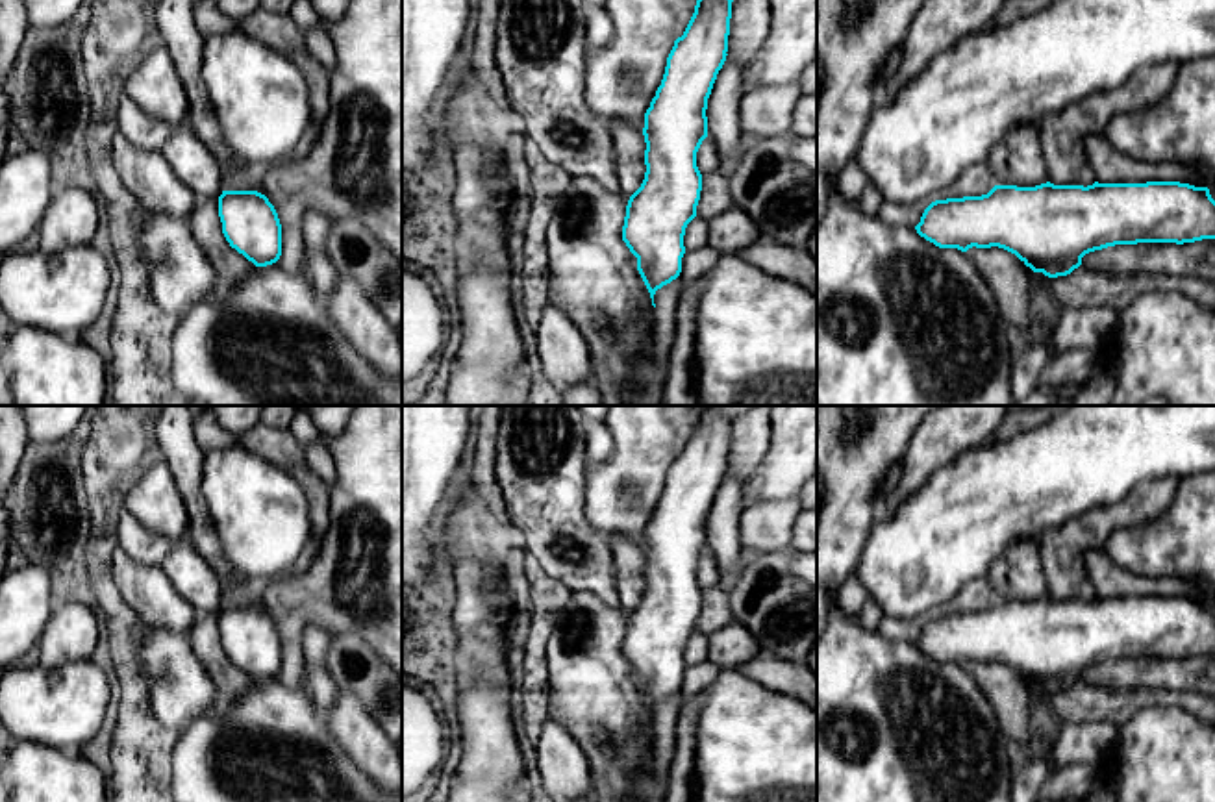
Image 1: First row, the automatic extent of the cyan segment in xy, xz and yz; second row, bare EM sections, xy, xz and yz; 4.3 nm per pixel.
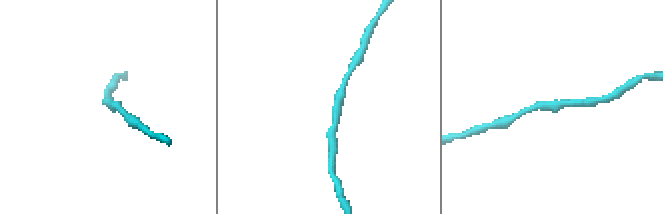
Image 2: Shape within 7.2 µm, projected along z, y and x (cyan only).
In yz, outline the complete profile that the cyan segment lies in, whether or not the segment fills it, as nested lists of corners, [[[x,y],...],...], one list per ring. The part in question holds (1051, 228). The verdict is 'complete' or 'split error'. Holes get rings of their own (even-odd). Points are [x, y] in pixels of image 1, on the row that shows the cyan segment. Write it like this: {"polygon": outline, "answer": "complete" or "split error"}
{"polygon": [[[1180,182],[995,185],[982,196],[932,202],[915,230],[939,248],[1004,248],[1033,272],[1058,278],[1078,269],[1085,254],[1115,244],[1215,239],[1215,200],[1208,187]]], "answer": "complete"}

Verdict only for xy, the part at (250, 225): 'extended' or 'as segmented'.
as segmented

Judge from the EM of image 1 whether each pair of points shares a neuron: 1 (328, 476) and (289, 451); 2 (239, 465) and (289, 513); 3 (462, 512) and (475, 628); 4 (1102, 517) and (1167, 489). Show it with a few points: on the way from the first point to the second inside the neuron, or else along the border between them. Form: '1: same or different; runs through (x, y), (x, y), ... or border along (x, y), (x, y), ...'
1: different; border along (302, 449), (306, 465), (328, 488)
2: same; runs through (252, 478), (276, 502)
3: different; border along (452, 563), (460, 560), (493, 563), (502, 575)
4: same; runs through (1119, 515), (1151, 499)

